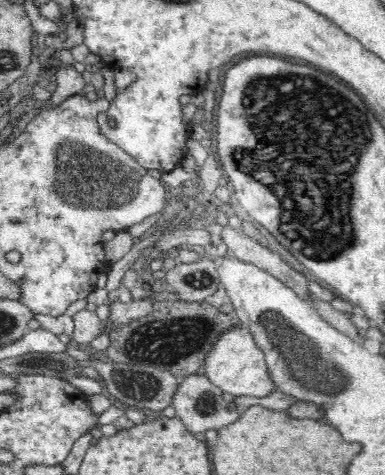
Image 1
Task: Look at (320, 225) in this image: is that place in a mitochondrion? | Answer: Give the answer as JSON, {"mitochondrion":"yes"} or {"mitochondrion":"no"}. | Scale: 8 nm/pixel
{"mitochondrion":"yes"}

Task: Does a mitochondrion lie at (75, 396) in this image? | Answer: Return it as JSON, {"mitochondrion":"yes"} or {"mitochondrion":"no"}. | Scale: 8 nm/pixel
{"mitochondrion":"no"}

